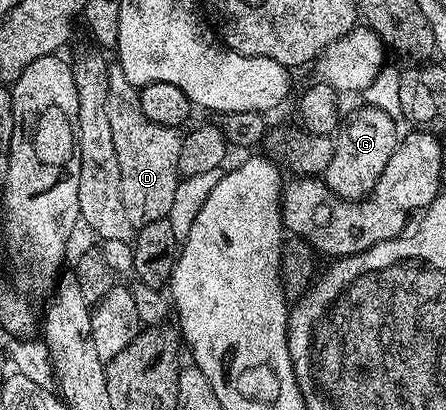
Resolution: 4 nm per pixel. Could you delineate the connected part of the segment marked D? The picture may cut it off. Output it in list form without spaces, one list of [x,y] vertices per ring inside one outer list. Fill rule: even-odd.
[[[118,63],[108,64],[109,99],[106,110],[109,128],[113,130],[113,147],[117,151],[117,164],[121,167],[121,204],[129,215],[132,227],[164,220],[175,205],[175,192],[179,189],[181,174],[179,160],[184,134],[145,119],[141,111],[139,89],[121,71]]]

